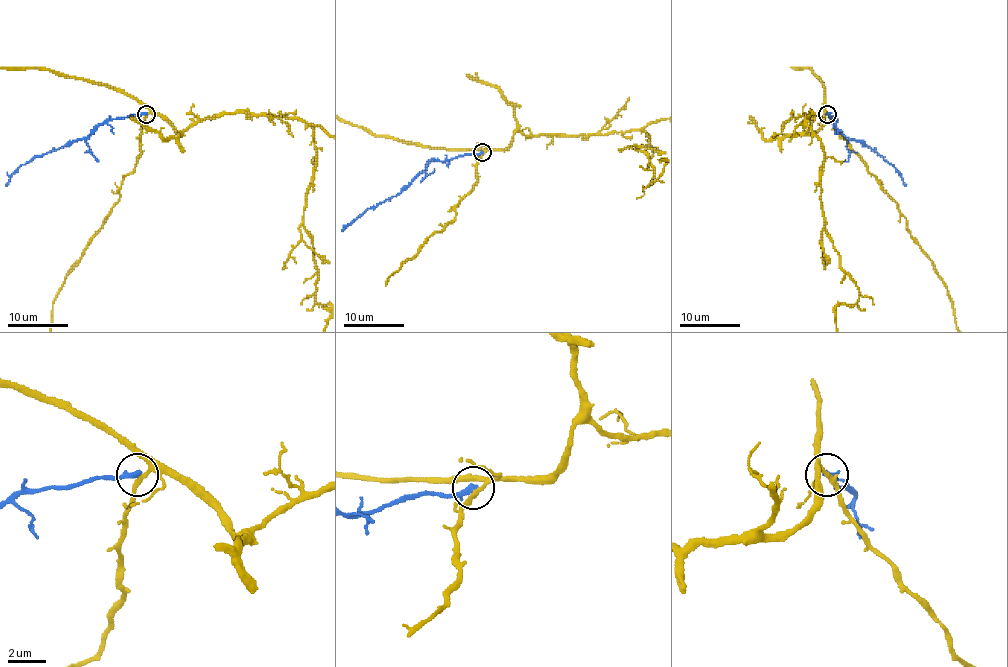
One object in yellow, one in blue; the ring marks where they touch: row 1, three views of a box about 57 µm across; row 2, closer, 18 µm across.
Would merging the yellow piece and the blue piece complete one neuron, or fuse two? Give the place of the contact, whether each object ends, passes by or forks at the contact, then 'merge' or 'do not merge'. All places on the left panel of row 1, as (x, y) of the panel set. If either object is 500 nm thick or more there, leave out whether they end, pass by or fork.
at (146, 114); yellow passes by; blue ends there; do not merge

